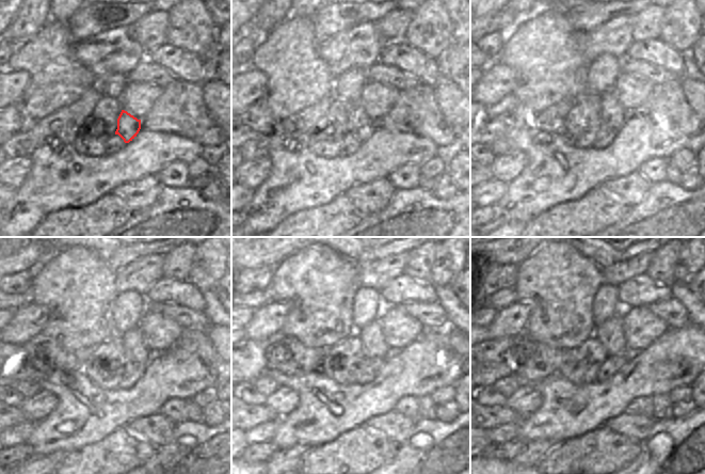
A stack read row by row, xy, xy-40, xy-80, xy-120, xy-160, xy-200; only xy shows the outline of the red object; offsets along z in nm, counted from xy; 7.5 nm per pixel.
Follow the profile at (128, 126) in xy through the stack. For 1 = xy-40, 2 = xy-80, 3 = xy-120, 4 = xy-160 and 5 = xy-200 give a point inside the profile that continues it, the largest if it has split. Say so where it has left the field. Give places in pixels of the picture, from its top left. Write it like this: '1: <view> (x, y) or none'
1: xy-40 (361, 125)
2: xy-80 (613, 114)
3: xy-120 (134, 349)
4: xy-160 (371, 336)
5: xy-200 (610, 333)

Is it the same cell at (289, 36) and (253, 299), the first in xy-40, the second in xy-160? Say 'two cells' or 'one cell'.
two cells

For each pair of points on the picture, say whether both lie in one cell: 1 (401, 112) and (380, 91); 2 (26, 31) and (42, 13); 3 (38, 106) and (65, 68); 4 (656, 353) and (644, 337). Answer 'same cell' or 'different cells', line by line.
1: different cells
2: same cell
3: same cell
4: different cells

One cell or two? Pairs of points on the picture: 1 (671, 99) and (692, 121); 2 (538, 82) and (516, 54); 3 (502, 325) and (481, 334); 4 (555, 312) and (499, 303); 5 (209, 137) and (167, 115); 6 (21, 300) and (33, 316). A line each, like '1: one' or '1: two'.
1: one
2: one
3: two
4: two
5: one
6: two

